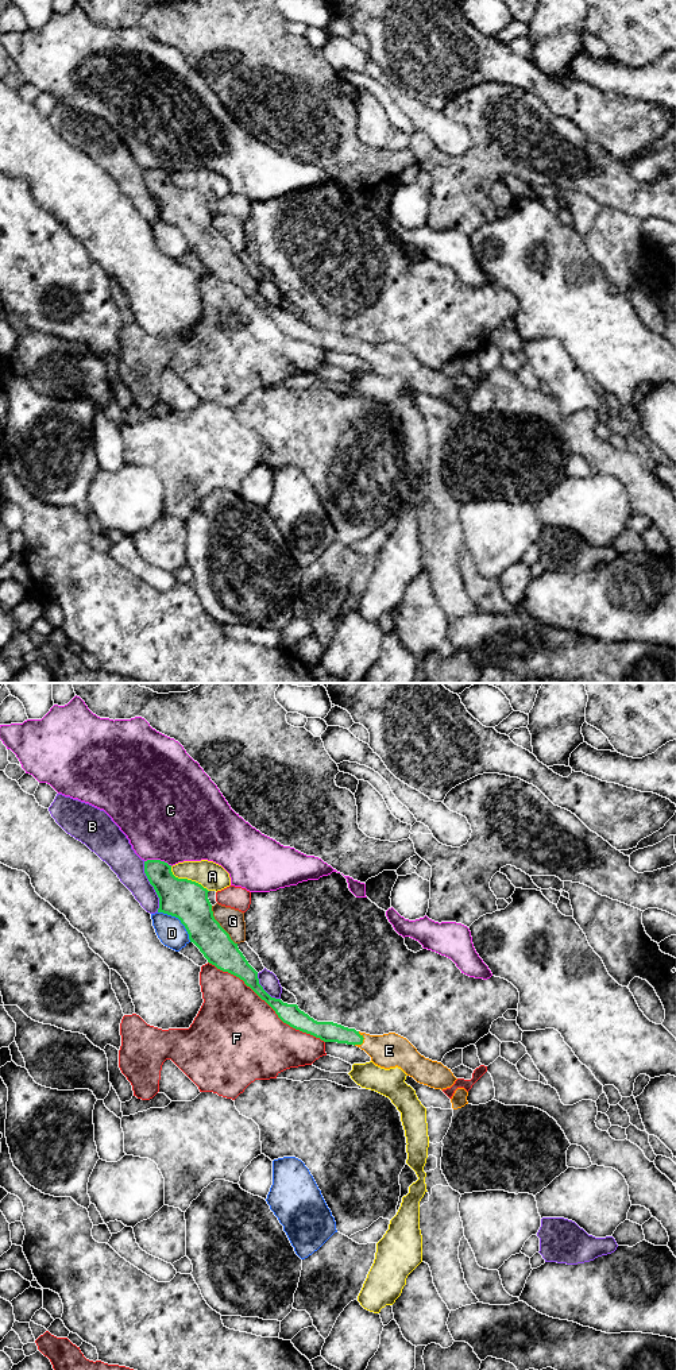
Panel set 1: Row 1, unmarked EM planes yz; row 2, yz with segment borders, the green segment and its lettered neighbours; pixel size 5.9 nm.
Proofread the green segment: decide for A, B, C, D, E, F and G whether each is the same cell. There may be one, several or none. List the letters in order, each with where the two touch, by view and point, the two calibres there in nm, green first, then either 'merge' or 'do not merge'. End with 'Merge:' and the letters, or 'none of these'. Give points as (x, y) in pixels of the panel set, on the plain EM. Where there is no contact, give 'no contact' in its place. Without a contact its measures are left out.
A: yz (186, 188) | 240/160 nm | do not merge
B: yz (153, 195) | 240/180 nm | do not merge
C: yz (158, 169) | 220/500 nm | do not merge
D: yz (180, 228) | 240/160 nm | do not merge
E: yz (362, 350) | 130/200 nm | merge
F: yz (267, 312) | 120/500 nm | do not merge
G: yz (219, 234) | 240/140 nm | do not merge
Merge: E

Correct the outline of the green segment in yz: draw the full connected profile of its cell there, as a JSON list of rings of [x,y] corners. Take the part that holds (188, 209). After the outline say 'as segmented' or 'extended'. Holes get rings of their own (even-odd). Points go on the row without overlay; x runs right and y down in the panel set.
[[[161,169],[144,170],[144,182],[159,207],[158,221],[175,225],[209,273],[244,290],[290,336],[324,351],[354,354],[364,359],[371,370],[385,378],[401,377],[417,391],[434,398],[451,397],[457,389],[441,371],[421,364],[403,346],[389,341],[370,344],[333,331],[317,331],[297,313],[271,306],[259,293],[258,281],[248,273],[229,243],[215,228],[208,198],[201,193],[178,188],[171,174]]]; extended

